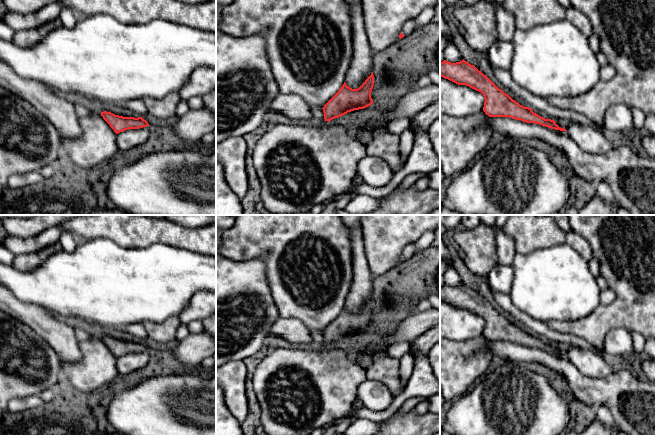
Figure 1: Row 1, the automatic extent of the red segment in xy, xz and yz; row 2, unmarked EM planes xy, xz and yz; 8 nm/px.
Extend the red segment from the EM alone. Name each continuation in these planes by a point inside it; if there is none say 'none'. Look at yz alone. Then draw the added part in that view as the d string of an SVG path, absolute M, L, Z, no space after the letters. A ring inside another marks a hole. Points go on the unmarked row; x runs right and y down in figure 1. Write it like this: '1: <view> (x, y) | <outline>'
none

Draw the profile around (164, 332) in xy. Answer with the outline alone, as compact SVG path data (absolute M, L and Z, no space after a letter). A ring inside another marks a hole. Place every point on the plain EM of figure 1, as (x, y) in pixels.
M173 315L167 318L163 322L152 322L146 320L142 322L146 331L147 338L155 343L175 343L176 341L176 332L181 324L179 315Z

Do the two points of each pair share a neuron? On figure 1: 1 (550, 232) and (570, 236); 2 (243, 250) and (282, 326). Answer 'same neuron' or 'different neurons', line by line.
1: different neurons
2: different neurons

